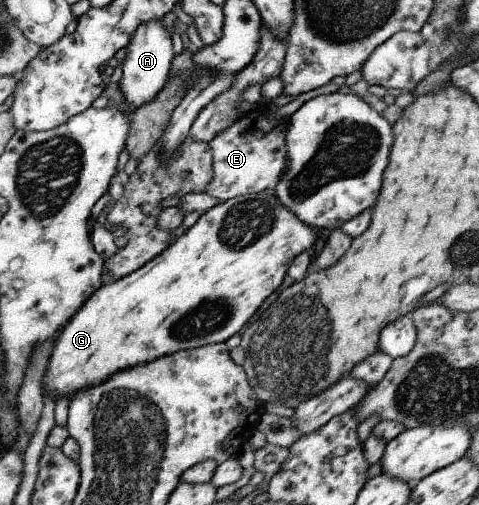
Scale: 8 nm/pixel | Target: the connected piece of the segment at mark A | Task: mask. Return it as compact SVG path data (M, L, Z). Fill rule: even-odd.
M162 19L150 20L140 24L127 46L127 54L121 62L123 68L122 78L119 83L125 105L132 110L152 102L156 94L166 86L168 74L174 60L174 44L170 32L164 28Z

